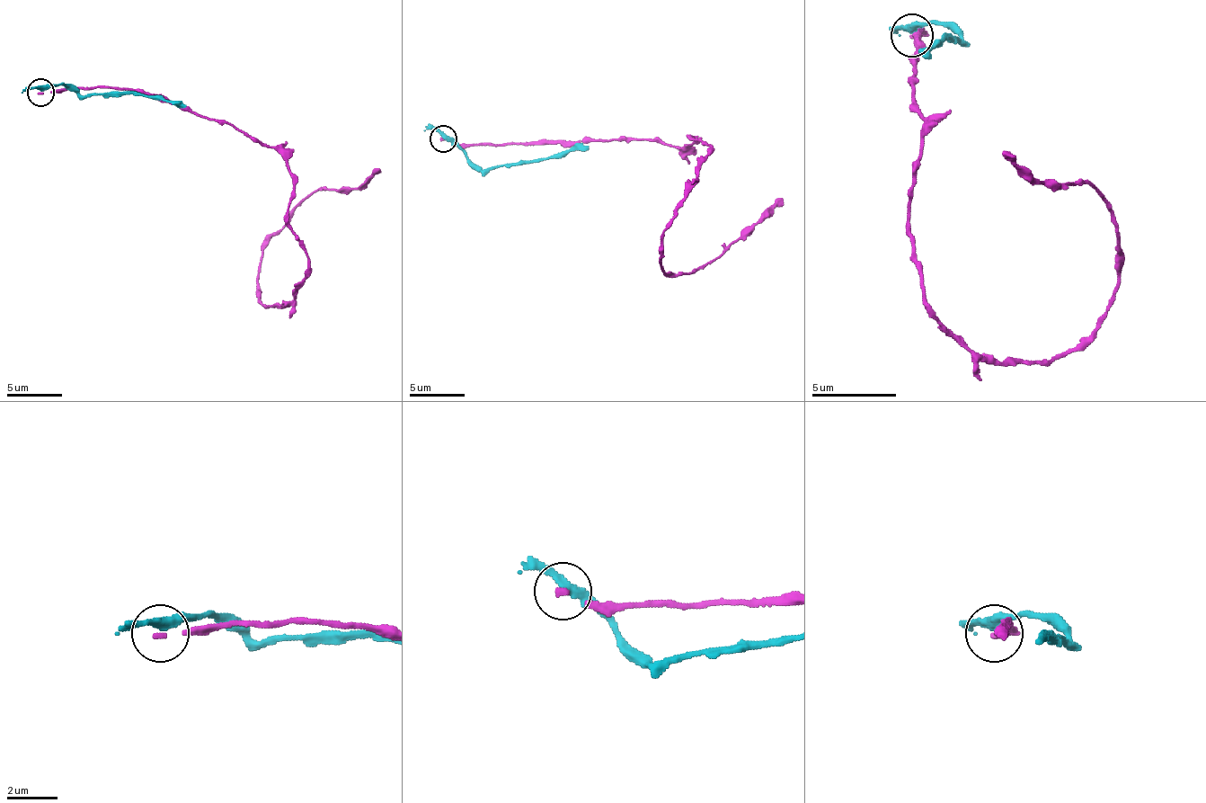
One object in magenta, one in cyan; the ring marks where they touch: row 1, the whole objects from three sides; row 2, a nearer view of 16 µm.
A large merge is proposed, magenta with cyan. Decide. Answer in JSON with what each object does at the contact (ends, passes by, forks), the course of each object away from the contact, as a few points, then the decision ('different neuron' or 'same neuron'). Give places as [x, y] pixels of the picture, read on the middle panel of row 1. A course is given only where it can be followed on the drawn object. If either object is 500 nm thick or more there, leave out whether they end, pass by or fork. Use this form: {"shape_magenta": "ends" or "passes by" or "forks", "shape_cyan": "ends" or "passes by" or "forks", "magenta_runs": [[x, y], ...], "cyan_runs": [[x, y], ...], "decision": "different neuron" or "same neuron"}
{"shape_magenta": "ends", "shape_cyan": "passes by", "magenta_runs": [[442, 138], [675, 147], [691, 138], [711, 147], [663, 232], [667, 273], [691, 273], [722, 254], [783, 199]], "cyan_runs": [[442, 138], [481, 168], [564, 157], [589, 147]], "decision": "different neuron"}

